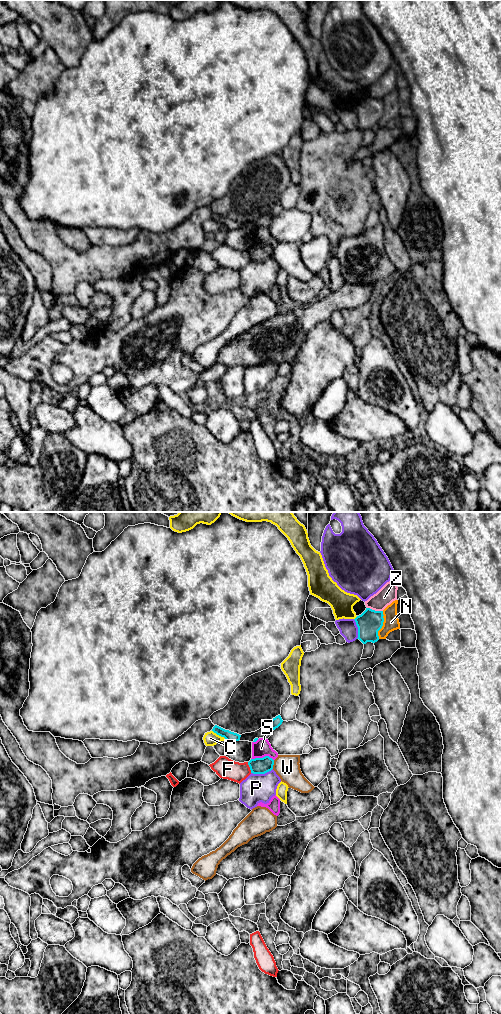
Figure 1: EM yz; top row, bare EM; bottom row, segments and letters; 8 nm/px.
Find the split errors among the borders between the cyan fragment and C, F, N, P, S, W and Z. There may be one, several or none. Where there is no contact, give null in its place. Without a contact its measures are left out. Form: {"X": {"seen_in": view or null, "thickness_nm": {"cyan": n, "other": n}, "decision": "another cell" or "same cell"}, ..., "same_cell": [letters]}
{"C": {"seen_in": "yz", "thickness_nm": {"cyan": 80, "other": 110}, "decision": "another cell"}, "F": {"seen_in": "yz", "thickness_nm": {"cyan": 130, "other": 170}, "decision": "another cell"}, "N": {"seen_in": "yz", "thickness_nm": {"cyan": 190, "other": 130}, "decision": "another cell"}, "P": {"seen_in": "yz", "thickness_nm": {"cyan": 130, "other": 240}, "decision": "another cell"}, "S": {"seen_in": "yz", "thickness_nm": {"cyan": 130, "other": 140}, "decision": "another cell"}, "W": {"seen_in": "yz", "thickness_nm": {"cyan": 130, "other": 200}, "decision": "another cell"}, "Z": {"seen_in": "yz", "thickness_nm": {"cyan": 190, "other": 150}, "decision": "another cell"}, "same_cell": []}

